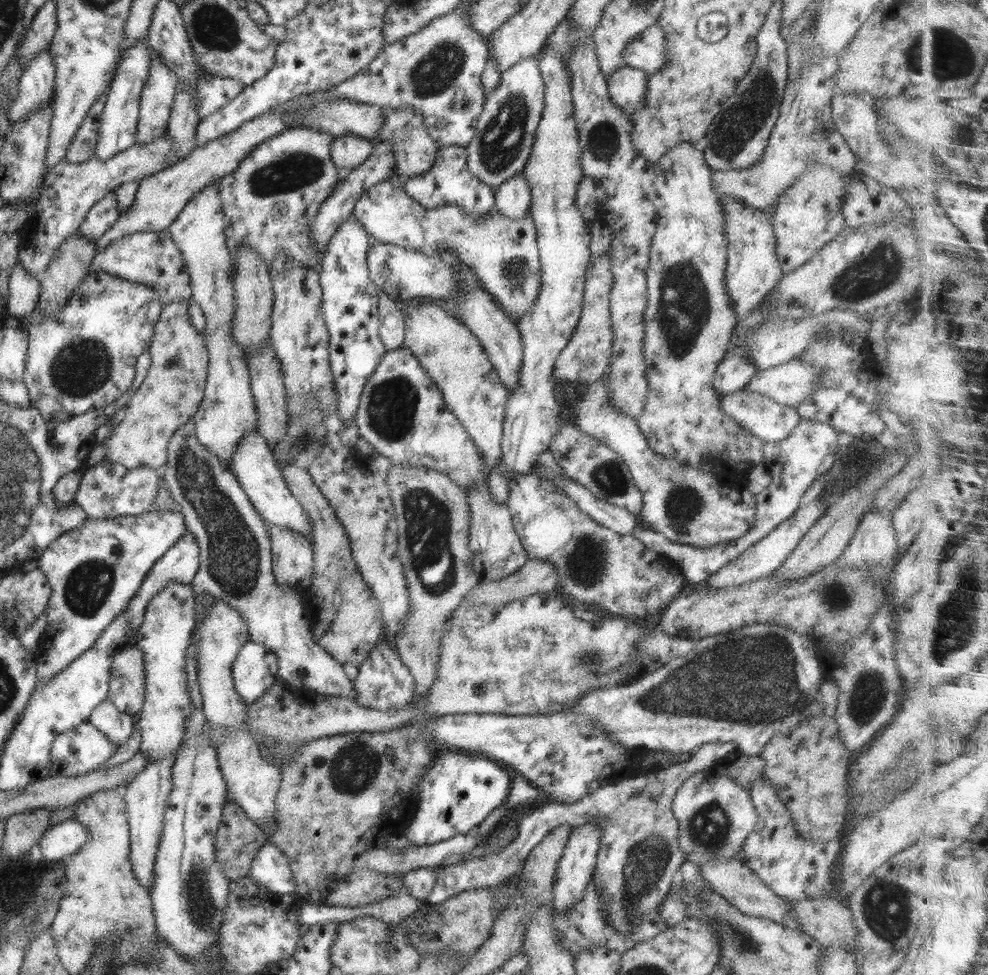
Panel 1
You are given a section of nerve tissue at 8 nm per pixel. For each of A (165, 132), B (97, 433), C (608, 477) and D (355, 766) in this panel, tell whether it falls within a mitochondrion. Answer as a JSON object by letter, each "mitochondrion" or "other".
{"A":"other","B":"other","C":"mitochondrion","D":"mitochondrion"}

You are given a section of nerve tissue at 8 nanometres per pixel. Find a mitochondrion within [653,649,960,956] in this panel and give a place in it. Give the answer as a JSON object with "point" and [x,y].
{"point":[887,915]}

